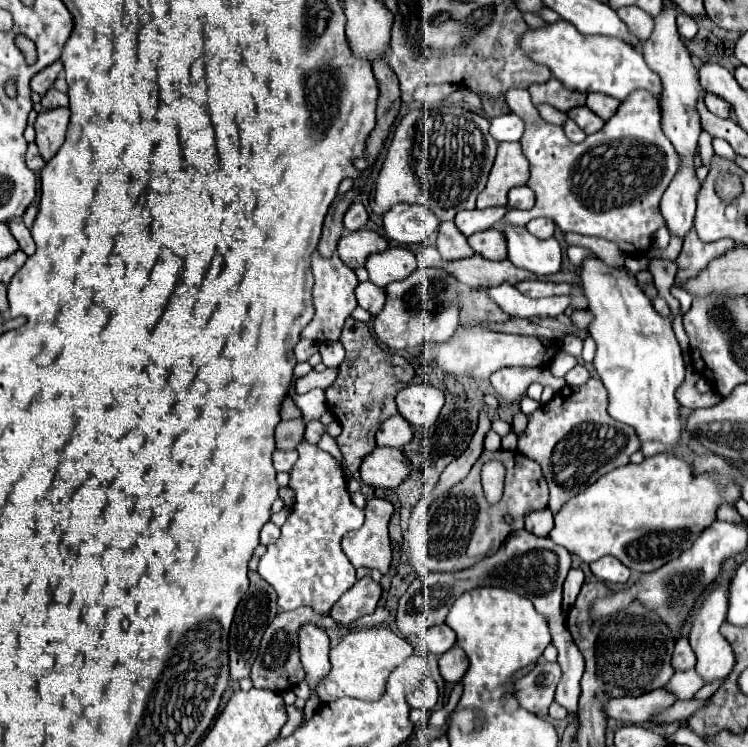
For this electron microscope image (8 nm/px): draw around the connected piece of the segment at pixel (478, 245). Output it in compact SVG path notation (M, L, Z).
M495 228L469 236L469 244L477 254L481 254L487 260L505 260L507 258L505 234Z

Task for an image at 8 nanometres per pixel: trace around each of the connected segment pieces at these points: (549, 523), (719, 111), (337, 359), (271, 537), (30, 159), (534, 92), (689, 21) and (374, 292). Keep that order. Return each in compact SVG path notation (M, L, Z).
M549 510L531 512L525 518L525 530L533 532L535 536L549 536L549 532L553 530L553 514Z
M707 94L707 96L705 96L705 106L707 106L707 108L709 108L709 112L713 112L715 116L729 118L729 108L731 108L731 104L729 104L727 100L723 100L721 96Z
M333 342L333 344L321 344L319 346L319 354L323 358L323 362L327 366L337 366L341 364L341 358L345 358L345 350L341 342Z
M267 522L267 524L263 526L263 530L261 530L261 544L267 546L267 544L275 542L277 538L279 538L279 528L277 528L273 522Z
M35 142L29 144L29 150L27 150L27 166L33 170L33 172L39 172L43 166L45 166L45 160L41 158Z
M551 78L545 84L529 86L529 94L531 94L531 100L533 100L535 106L551 104L561 112L569 112L575 106L583 106L585 104L585 96L587 96L587 94L563 88L563 84L559 80L555 80L555 78Z
M683 12L677 16L677 28L683 38L693 38L697 34L697 22Z
M361 282L355 288L355 298L363 310L367 310L371 316L377 316L385 304L385 290L375 286L373 282Z

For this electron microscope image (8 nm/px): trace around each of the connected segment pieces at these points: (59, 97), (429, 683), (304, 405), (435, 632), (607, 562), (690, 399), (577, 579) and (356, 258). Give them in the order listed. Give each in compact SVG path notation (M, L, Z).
M49 88L47 94L41 98L41 104L43 104L43 108L61 108L61 106L69 104L69 98L67 98L67 94L61 94L59 90Z
M425 678L415 690L407 692L407 702L413 708L425 710L425 712L433 710L433 706L437 704L437 698L439 698L439 692L437 692L437 684L433 682L433 678Z
M289 390L289 398L293 398L295 406L301 410L305 423L320 419L327 410L325 390L311 390L301 396L295 394L295 390Z
M441 624L441 626L427 628L427 630L421 634L421 640L423 640L423 644L429 648L429 652L441 656L441 654L445 654L449 648L455 646L455 632L453 632L447 624Z
M603 556L597 562L593 562L591 564L591 572L599 580L611 582L611 584L625 584L629 580L629 568L625 564L621 564L613 556Z
M687 372L681 388L677 388L675 396L679 400L681 406L685 406L687 410L697 410L697 408L707 408L707 406L713 406L713 404L719 404L721 402L721 396L711 390L707 394L701 394L695 384L697 384L697 374L695 372Z
M579 568L569 570L569 576L567 576L565 584L563 584L563 612L567 612L575 604L577 594L579 594L581 584L583 584L583 578L585 576L583 576L583 572Z
M371 230L345 232L337 244L339 258L353 270L361 268L371 254L387 250L387 240Z

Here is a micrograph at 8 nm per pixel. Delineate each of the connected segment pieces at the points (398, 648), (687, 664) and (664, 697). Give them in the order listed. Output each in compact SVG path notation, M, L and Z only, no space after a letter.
M385 626L351 630L335 648L331 648L331 654L329 654L331 672L317 684L315 688L317 696L323 704L329 704L343 696L351 696L367 702L379 700L385 694L387 676L411 654L413 654L411 644Z
M679 638L673 650L673 658L671 658L671 666L675 670L691 670L695 666L695 654L689 646L687 638Z
M659 688L659 690L653 690L639 698L627 698L627 696L613 698L607 704L609 708L605 706L603 712L615 720L623 720L623 722L631 722L631 724L645 724L645 722L649 722L651 716L669 708L673 702L675 702L675 696Z

